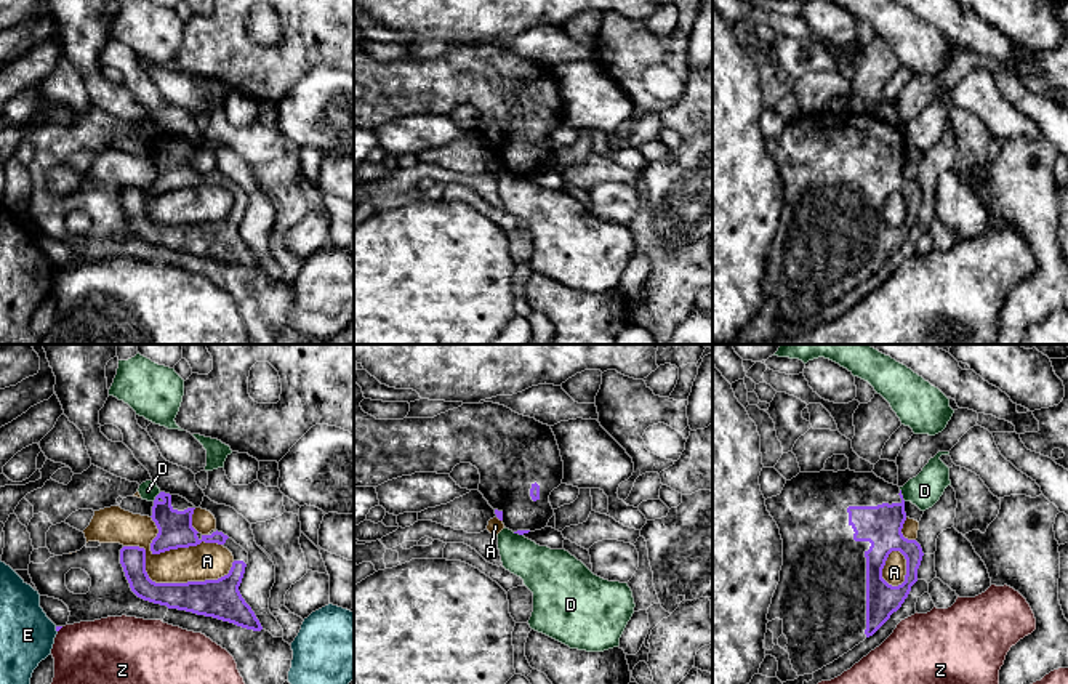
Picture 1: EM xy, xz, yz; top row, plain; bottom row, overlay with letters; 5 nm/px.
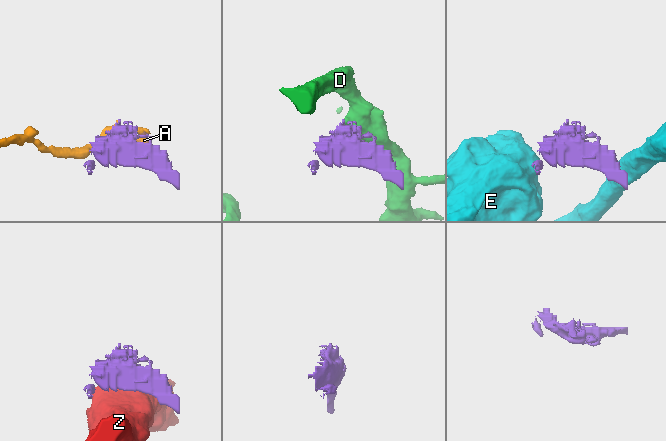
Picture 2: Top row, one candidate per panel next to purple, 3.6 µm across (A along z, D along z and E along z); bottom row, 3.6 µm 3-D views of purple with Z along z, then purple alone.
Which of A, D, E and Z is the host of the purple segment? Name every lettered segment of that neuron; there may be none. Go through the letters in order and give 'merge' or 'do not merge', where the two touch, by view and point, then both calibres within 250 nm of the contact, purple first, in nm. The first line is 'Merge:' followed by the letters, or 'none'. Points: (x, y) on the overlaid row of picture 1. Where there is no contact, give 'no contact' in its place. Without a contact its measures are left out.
Merge: none
A: do not merge; meets purple in xy at (170, 583); 190 nm thick on the purple side, 190 nm on the other
D: do not merge; meets purple in yz at (902, 495); 200 nm thick on the purple side, 170 nm on the other
E: do not merge; meets purple in xy at (56, 630); 20 nm thick on the purple side, 280 nm on the other
Z: do not merge; meets purple in xy at (60, 628); 20 nm thick on the purple side, 320 nm on the other

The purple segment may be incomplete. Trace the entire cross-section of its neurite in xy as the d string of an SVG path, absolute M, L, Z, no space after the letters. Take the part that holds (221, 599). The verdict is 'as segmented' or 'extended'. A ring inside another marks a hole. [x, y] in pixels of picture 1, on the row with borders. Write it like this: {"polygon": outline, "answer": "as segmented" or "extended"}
{"polygon": "M160 492L155 497L151 517L159 533L151 543L152 554L197 546L202 541L218 543L234 556L229 573L218 580L155 583L146 572L146 549L123 546L120 549L120 564L131 591L144 601L167 606L168 609L213 617L247 630L261 631L259 620L239 591L248 564L248 553L223 532L199 533L192 527L194 509L195 506L179 495Z", "answer": "extended"}

